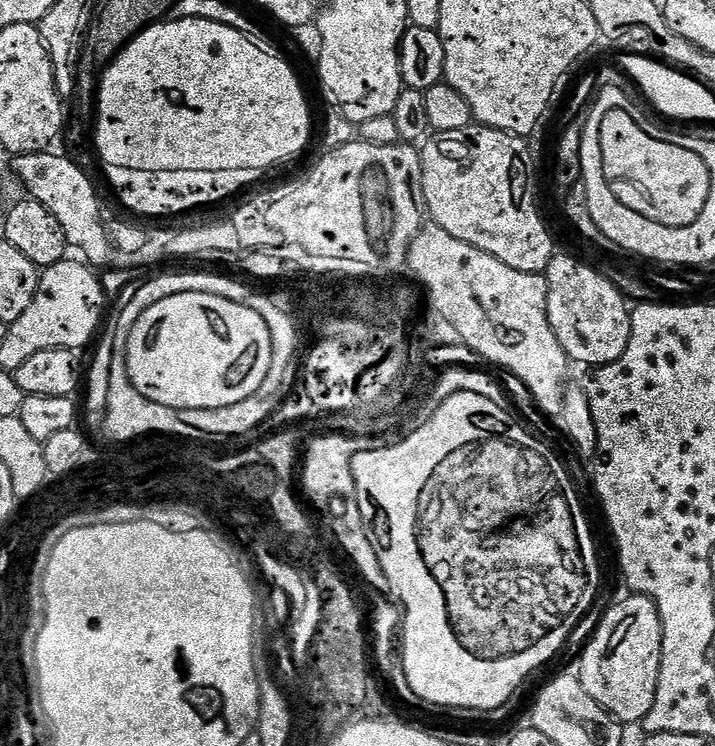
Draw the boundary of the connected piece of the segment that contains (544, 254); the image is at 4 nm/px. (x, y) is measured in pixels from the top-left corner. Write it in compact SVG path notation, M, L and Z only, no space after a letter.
M475 122L462 130L437 132L423 145L420 153L419 191L427 215L428 212L432 215L431 223L458 238L458 242L466 242L498 258L498 262L514 266L514 270L544 274L547 273L554 249L552 236L536 205L536 160L528 149L528 143L525 137L511 136L508 132Z

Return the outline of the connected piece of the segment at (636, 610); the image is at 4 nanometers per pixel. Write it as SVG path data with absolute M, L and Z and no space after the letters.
M628 594L625 597L621 604L614 605L605 614L596 637L584 648L584 657L580 660L580 672L578 671L580 685L586 690L586 694L590 694L590 698L594 698L598 706L602 706L623 725L639 724L644 721L646 714L650 714L662 666L662 622L658 606L649 596Z

